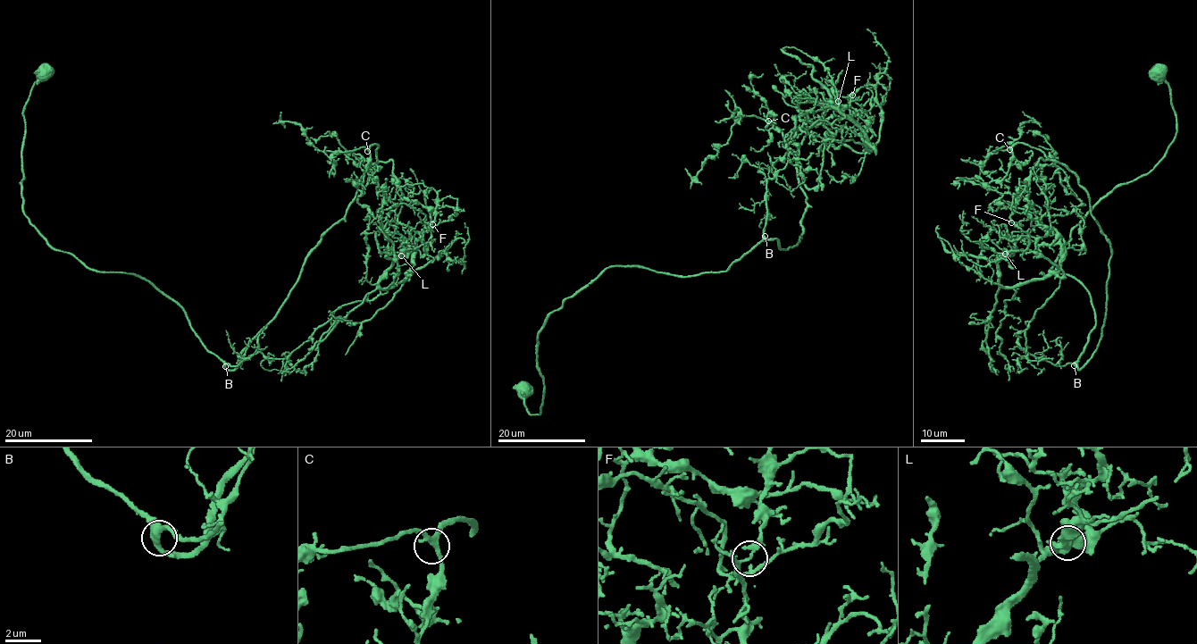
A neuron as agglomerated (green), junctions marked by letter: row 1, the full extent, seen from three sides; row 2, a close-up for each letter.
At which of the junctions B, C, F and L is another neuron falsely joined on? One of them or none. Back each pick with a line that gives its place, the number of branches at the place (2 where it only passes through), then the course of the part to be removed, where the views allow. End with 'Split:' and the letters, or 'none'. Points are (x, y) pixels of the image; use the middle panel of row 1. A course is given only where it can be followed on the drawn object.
F: (852, 95) | 3 | (853, 95), (873, 135), (866, 146), (873, 147), (845, 115), (794, 129), (785, 142), (792, 154)
Split: F

